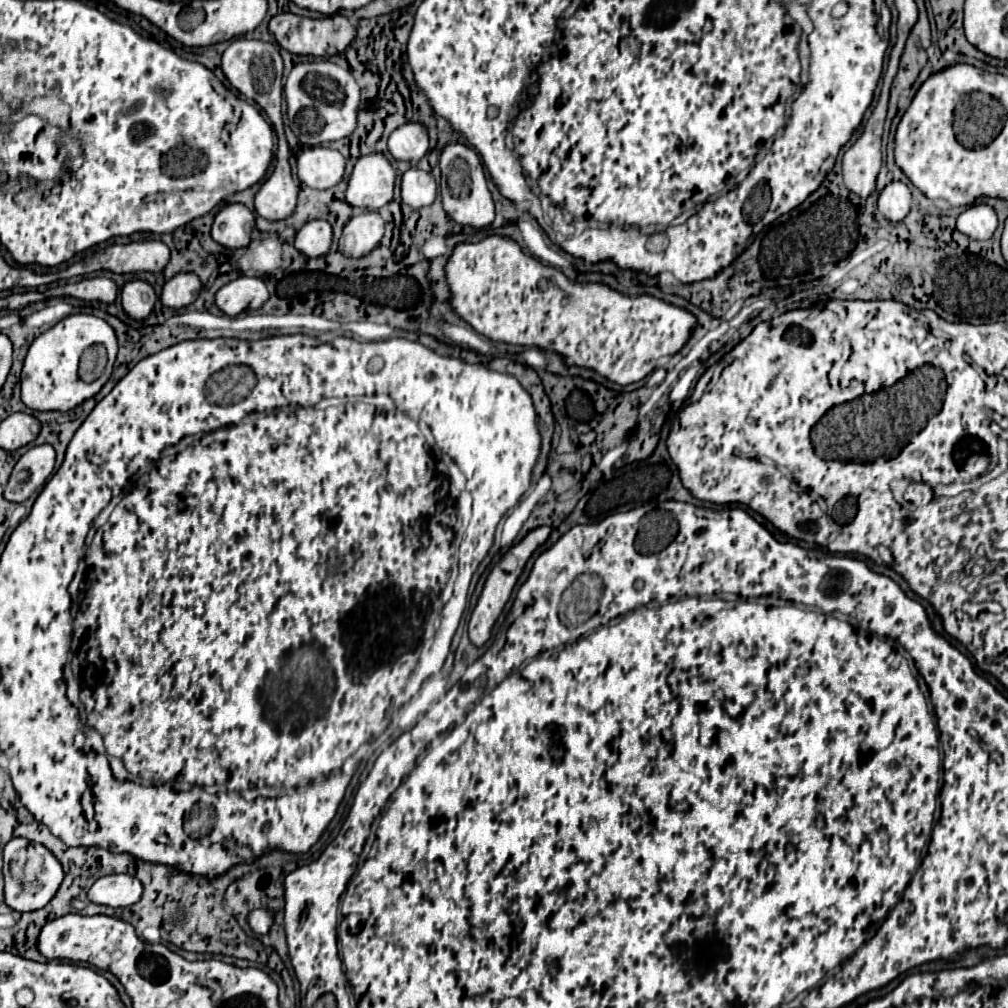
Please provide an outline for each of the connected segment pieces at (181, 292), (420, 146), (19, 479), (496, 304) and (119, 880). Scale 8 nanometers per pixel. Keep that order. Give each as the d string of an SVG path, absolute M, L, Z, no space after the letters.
M177 273L163 285L161 301L165 307L181 309L197 299L199 289L201 289L201 281L195 273Z
M409 121L389 135L389 153L399 161L419 161L429 147L429 133L423 123Z
M33 445L13 467L5 487L5 499L23 503L33 491L45 485L55 467L55 449L51 445Z
M489 235L477 243L455 245L445 263L445 279L451 291L449 305L483 337L553 351L563 357L565 365L593 369L623 387L647 377L661 357L679 353L697 327L697 317L691 311L651 295L629 297L611 289L607 283L581 285L577 281L569 281L561 271L539 263L533 255L525 253L517 241L503 235Z
M113 873L97 879L89 889L89 899L109 907L129 907L141 899L143 885L137 877L127 873Z

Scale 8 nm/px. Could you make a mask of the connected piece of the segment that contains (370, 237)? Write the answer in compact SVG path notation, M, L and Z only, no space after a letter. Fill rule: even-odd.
M367 211L361 215L353 215L345 227L343 235L339 239L341 253L349 257L361 257L367 255L371 249L375 249L383 237L383 219L377 211Z

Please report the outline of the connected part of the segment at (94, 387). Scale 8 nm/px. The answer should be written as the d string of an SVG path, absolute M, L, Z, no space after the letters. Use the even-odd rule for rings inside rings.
M89 313L69 315L69 317L61 319L57 325L53 325L51 329L47 329L45 333L41 333L29 347L29 353L25 357L23 371L21 371L21 399L27 407L31 407L35 411L73 409L83 399L93 397L105 385L105 381L109 379L109 373L111 373L111 365L115 363L115 355L117 355L117 335L107 321L103 321L95 315L89 315ZM93 343L101 343L107 347L109 365L99 379L85 383L77 373L77 365L79 365L81 353Z

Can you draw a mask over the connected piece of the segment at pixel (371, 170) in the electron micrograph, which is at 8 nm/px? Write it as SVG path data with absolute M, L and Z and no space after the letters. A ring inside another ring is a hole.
M367 153L355 161L345 201L361 209L379 209L393 199L395 169L385 153Z

